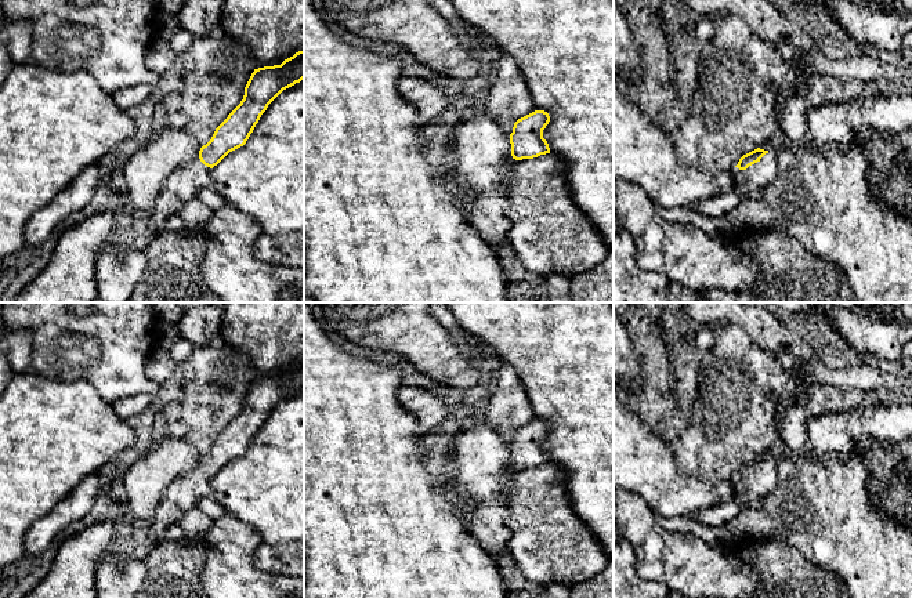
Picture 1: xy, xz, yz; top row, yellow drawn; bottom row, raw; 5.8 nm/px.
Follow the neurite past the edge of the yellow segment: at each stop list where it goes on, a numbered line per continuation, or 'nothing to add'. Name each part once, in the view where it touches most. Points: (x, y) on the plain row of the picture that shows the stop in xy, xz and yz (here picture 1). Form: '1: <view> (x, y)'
1: yz (757, 485)

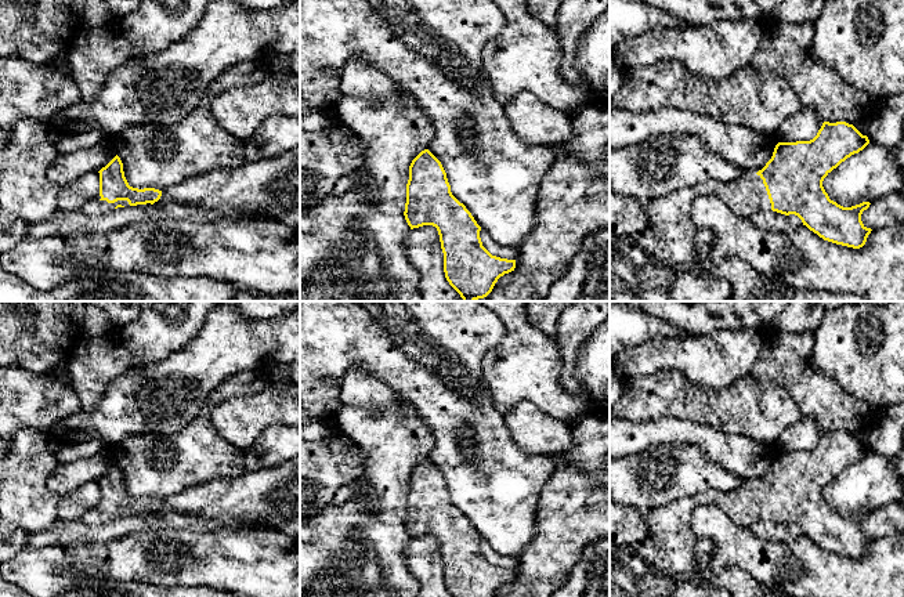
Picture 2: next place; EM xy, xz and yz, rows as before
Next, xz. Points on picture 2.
nothing to add

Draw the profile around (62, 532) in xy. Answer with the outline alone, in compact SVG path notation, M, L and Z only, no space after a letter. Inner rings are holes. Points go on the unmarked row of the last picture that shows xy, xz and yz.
M300 457L281 466L258 471L245 471L231 480L211 480L202 485L191 486L162 500L153 514L117 517L98 527L79 521L58 518L54 525L43 532L29 533L25 546L39 550L69 543L104 543L123 535L171 528L203 533L223 528L236 528L242 524L258 525L286 533L300 540Z

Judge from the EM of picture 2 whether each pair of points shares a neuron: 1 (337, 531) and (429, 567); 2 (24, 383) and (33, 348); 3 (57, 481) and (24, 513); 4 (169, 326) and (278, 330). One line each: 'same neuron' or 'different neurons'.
1: different neurons
2: different neurons
3: different neurons
4: different neurons

